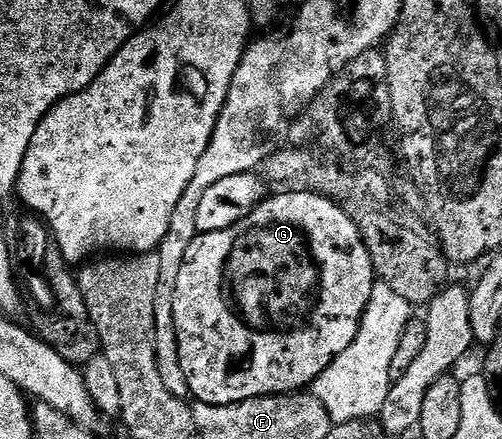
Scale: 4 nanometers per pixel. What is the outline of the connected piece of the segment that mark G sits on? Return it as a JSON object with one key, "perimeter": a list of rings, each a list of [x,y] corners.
{"perimeter":[[[282,191],[279,197],[269,196],[262,204],[252,210],[239,225],[230,229],[204,233],[195,237],[184,255],[184,267],[180,267],[180,276],[176,278],[174,296],[174,326],[178,332],[178,354],[184,379],[190,388],[190,397],[203,405],[235,405],[257,397],[289,395],[295,391],[313,386],[314,381],[336,360],[356,339],[362,326],[362,317],[374,291],[376,276],[373,260],[368,247],[356,227],[356,223],[346,213],[337,200],[321,193],[307,191]]]}

